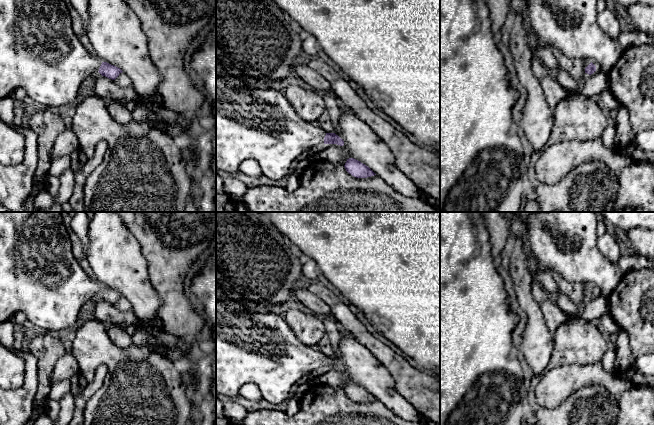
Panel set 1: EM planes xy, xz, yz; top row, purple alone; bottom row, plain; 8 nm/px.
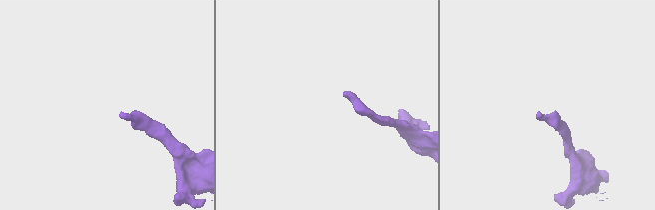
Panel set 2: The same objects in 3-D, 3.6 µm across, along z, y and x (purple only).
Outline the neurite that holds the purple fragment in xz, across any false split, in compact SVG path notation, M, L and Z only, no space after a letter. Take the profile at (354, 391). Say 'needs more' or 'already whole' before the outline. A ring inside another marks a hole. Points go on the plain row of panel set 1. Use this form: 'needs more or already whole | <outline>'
already whole | M354 382L347 383L344 391L349 398L356 402L367 402L376 399L368 390Z

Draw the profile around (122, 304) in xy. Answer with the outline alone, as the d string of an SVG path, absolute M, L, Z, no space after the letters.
M124 296L120 297L119 300L114 304L114 306L122 312L132 310L131 303Z

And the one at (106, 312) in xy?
M101 300L96 304L94 317L102 323L110 323L123 328L130 325L140 325L141 320L132 310L127 312L119 311L114 304Z

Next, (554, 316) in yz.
M535 281L531 284L534 300L538 303L545 318L547 327L551 333L564 324L570 315L565 313L548 294L548 292Z

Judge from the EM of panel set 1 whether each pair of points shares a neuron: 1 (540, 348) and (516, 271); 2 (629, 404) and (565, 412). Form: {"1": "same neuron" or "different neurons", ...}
{"1": "same neuron", "2": "different neurons"}

